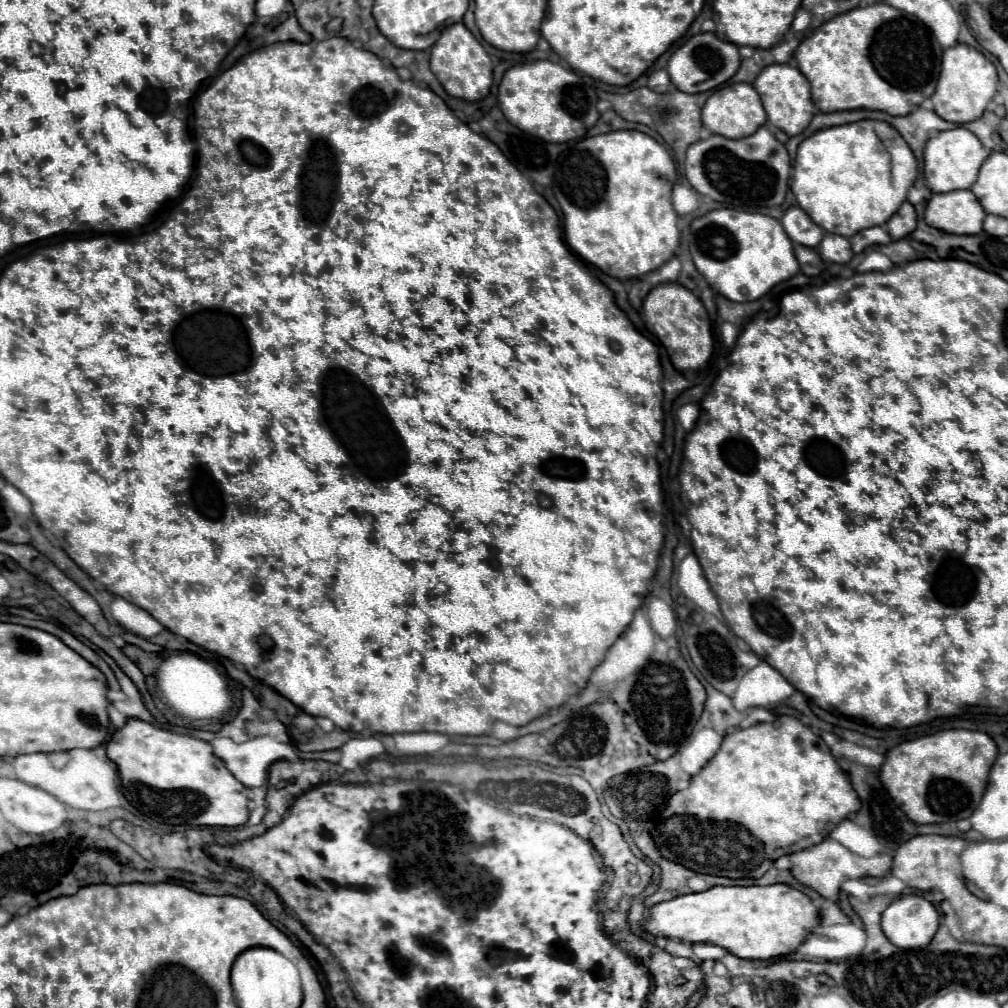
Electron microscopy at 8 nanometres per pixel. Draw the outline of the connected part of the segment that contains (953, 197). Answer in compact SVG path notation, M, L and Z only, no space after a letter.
M972 190L932 194L924 212L928 226L948 230L950 234L980 234L984 216L986 212Z

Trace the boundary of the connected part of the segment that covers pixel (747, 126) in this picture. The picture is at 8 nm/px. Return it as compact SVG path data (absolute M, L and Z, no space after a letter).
M728 84L716 90L702 108L702 122L712 134L724 134L726 138L744 138L766 122L766 112L762 100L752 84Z

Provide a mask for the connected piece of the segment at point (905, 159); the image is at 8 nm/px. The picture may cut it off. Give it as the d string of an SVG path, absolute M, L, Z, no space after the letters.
M858 120L842 126L830 126L814 132L800 142L796 160L793 162L791 191L798 200L798 206L814 220L824 226L830 234L844 234L850 238L864 226L882 226L902 206L910 186L918 176L918 162L900 136L900 132L888 122L880 120Z

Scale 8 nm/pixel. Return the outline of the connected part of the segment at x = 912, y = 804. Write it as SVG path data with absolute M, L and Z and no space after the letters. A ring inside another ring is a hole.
M940 730L894 746L886 754L880 780L892 800L916 824L940 824L968 818L980 804L992 762L998 756L996 742L986 732Z

